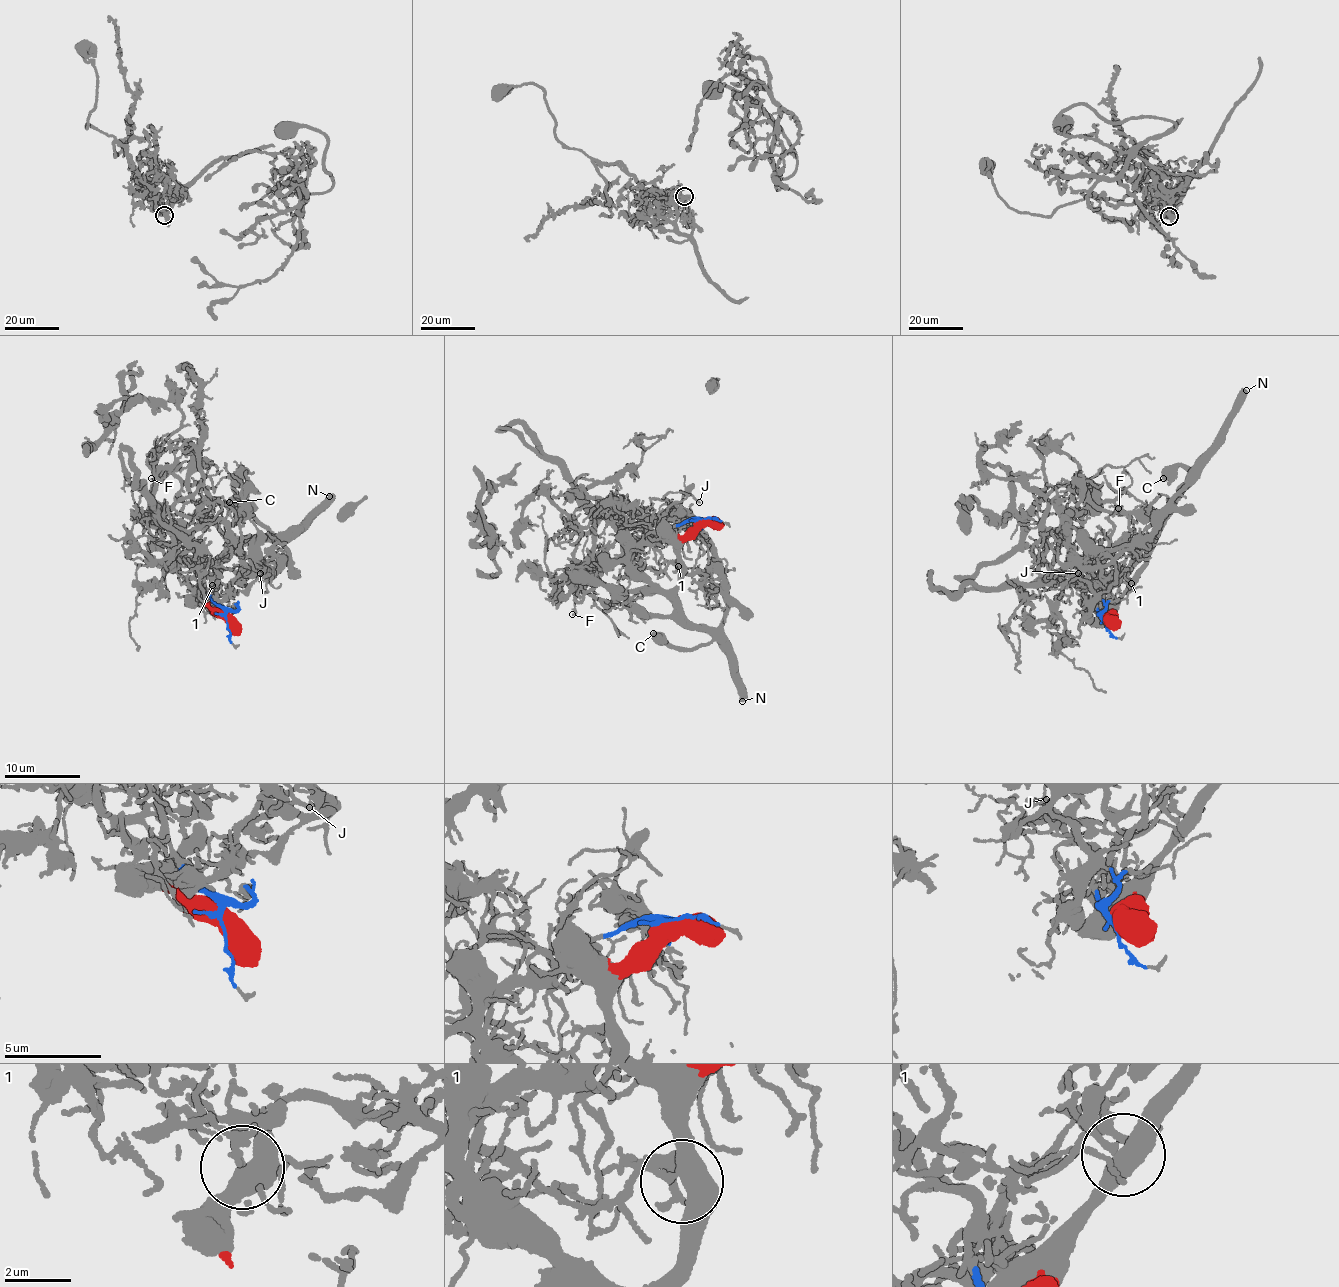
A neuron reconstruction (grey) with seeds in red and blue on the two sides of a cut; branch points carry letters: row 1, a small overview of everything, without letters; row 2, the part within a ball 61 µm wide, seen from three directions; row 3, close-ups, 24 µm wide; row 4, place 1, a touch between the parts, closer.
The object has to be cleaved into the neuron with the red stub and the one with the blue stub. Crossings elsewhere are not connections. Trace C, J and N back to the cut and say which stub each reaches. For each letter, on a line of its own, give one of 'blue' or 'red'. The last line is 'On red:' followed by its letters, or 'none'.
C: red
J: blue
N: red
On red: C, N

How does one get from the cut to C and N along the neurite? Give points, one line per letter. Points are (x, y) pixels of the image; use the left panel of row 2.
C: (226, 618), (213, 609), (208, 593), (216, 563), (243, 543), (276, 537), (250, 516), (247, 504), (228, 503)
N: (226, 618), (213, 609), (208, 593), (214, 583), (216, 563), (243, 543), (276, 537), (294, 528), (329, 496)

